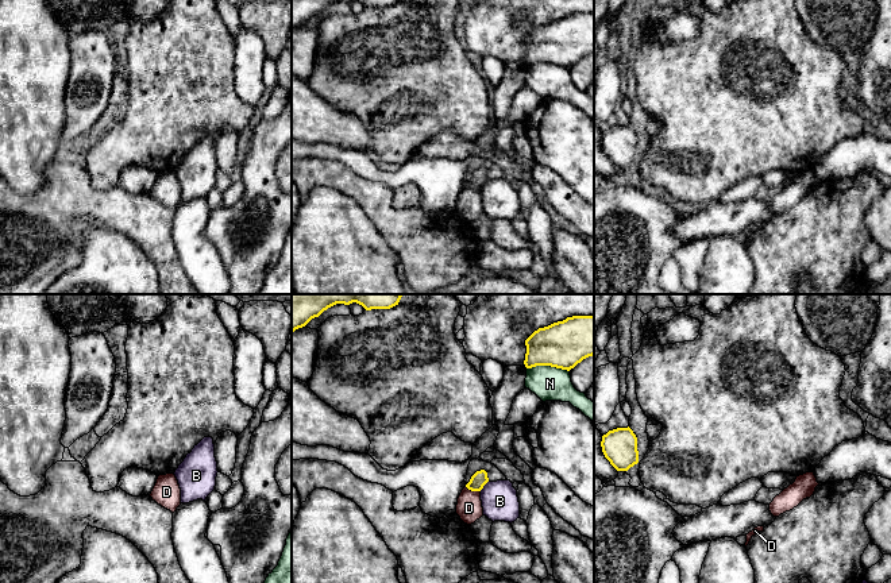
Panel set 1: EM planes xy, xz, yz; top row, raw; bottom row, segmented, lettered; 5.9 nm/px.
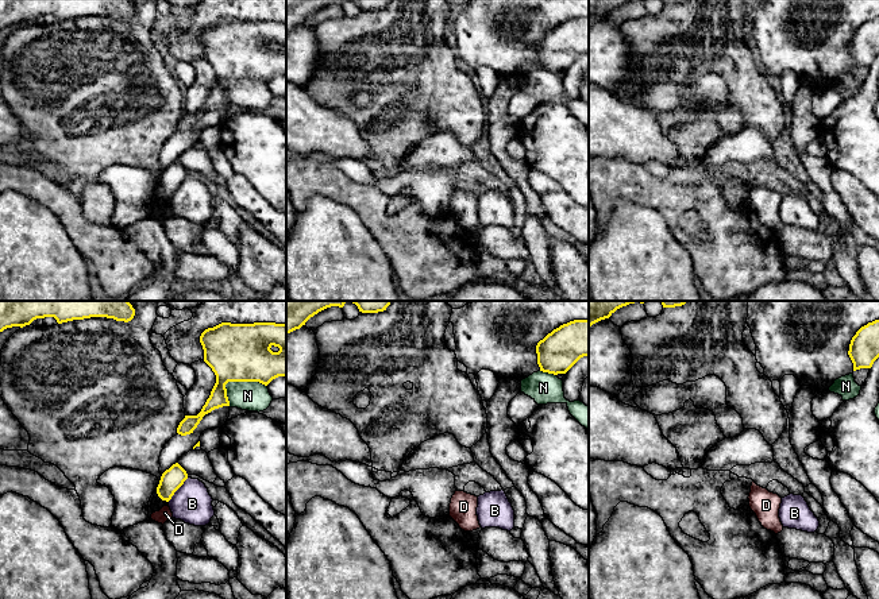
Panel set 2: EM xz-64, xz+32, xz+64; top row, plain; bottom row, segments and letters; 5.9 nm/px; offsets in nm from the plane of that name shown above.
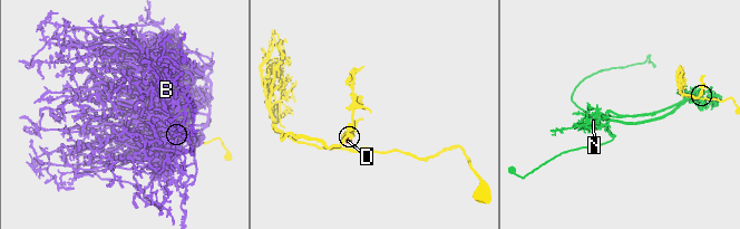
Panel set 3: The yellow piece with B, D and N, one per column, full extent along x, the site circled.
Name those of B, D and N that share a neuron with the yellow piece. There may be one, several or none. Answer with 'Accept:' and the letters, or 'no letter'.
Accept: no letter

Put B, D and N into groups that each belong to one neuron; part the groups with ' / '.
B / D / N

